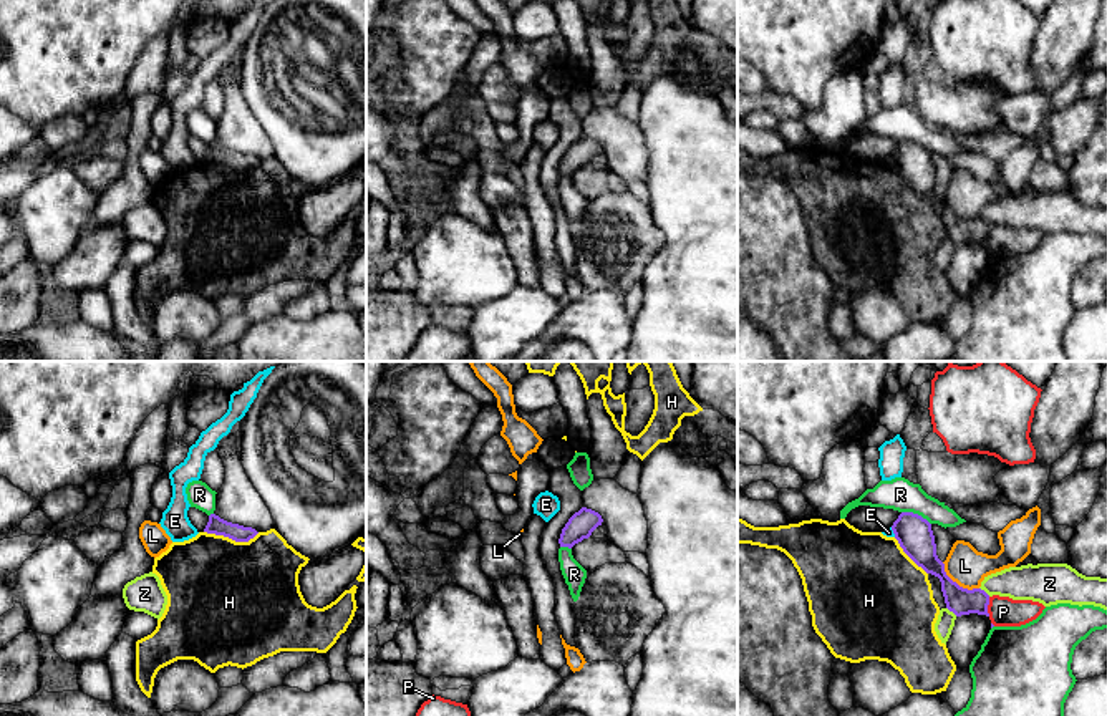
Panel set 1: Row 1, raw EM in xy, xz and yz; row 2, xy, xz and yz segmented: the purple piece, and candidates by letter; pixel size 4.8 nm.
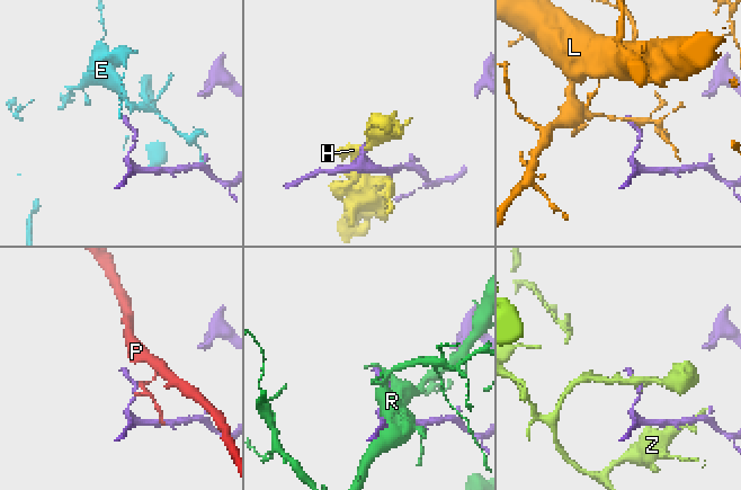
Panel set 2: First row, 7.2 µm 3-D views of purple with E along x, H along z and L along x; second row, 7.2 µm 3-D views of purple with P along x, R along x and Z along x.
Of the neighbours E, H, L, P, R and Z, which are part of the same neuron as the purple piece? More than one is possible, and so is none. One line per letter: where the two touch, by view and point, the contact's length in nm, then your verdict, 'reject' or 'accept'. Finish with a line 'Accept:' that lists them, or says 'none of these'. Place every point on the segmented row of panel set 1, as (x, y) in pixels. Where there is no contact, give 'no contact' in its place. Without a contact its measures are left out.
E: meets purple in yz at (894, 532); contact 50 nm long; reject
H: meets purple in xy at (232, 539); contact 280 nm long; reject
L: meets purple in yz at (955, 582); contact 220 nm long; reject
P: meets purple in yz at (986, 607); contact 100 nm long; reject
R: meets purple in yz at (917, 514); contact 160 nm long; reject
Z: meets purple in yz at (983, 590); contact 70 nm long; reject
Accept: none of these

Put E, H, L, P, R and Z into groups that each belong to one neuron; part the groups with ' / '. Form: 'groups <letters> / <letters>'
groups E / H / L / P / R / Z

